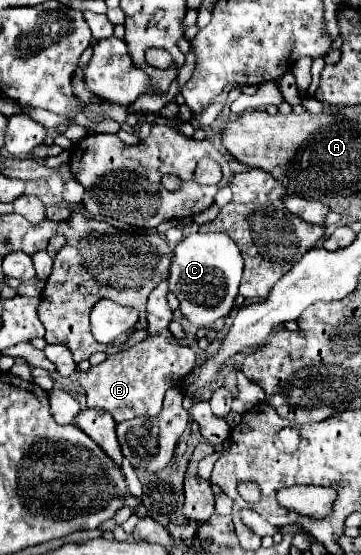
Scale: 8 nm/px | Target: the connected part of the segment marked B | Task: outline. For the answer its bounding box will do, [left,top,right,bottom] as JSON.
[78,281,194,423]

